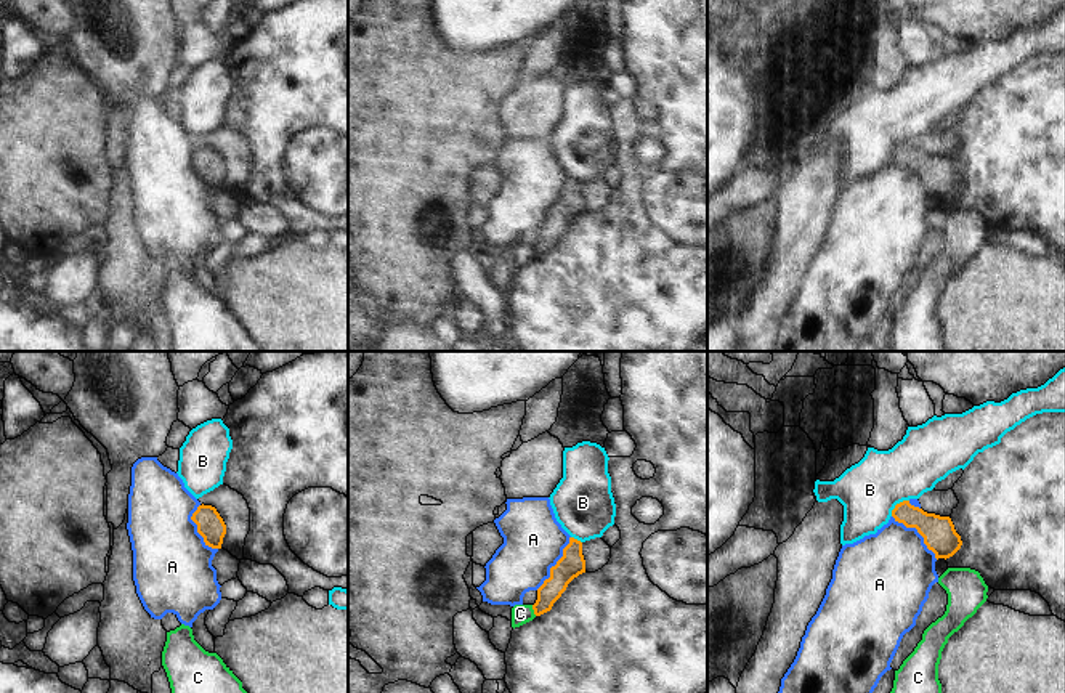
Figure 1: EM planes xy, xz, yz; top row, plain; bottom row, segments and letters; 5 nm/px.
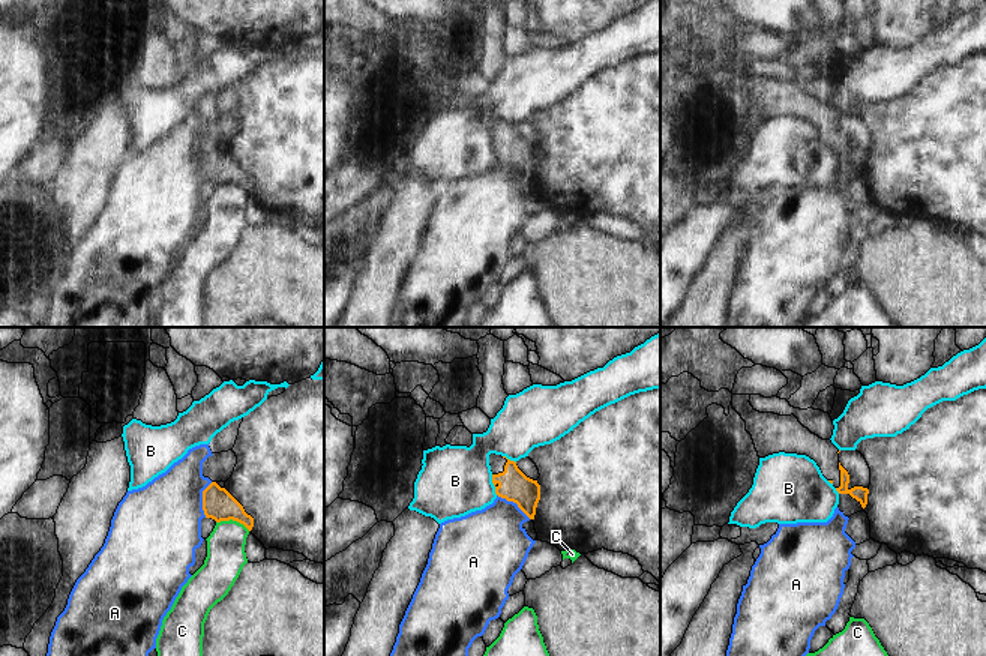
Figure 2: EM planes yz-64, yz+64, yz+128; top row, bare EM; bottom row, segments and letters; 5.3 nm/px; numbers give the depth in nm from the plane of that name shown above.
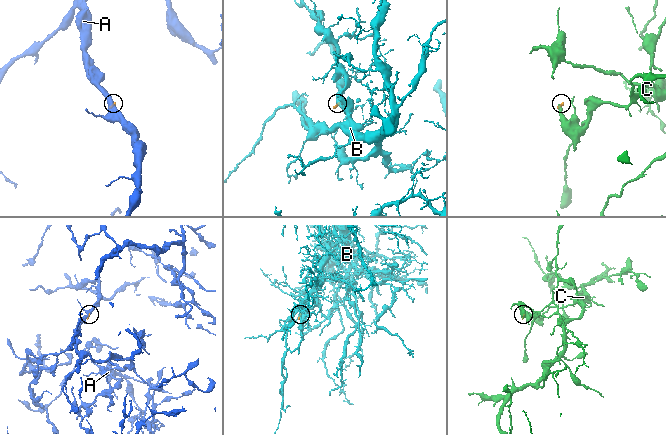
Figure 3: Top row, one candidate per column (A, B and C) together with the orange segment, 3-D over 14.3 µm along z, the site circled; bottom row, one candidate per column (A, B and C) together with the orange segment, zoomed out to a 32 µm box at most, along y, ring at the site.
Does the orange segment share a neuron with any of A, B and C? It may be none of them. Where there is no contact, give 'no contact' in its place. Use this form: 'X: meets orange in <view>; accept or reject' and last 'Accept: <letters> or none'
A: meets orange in yz; reject
B: meets orange in yz; reject
C: meets orange in xz; reject
Accept: none

